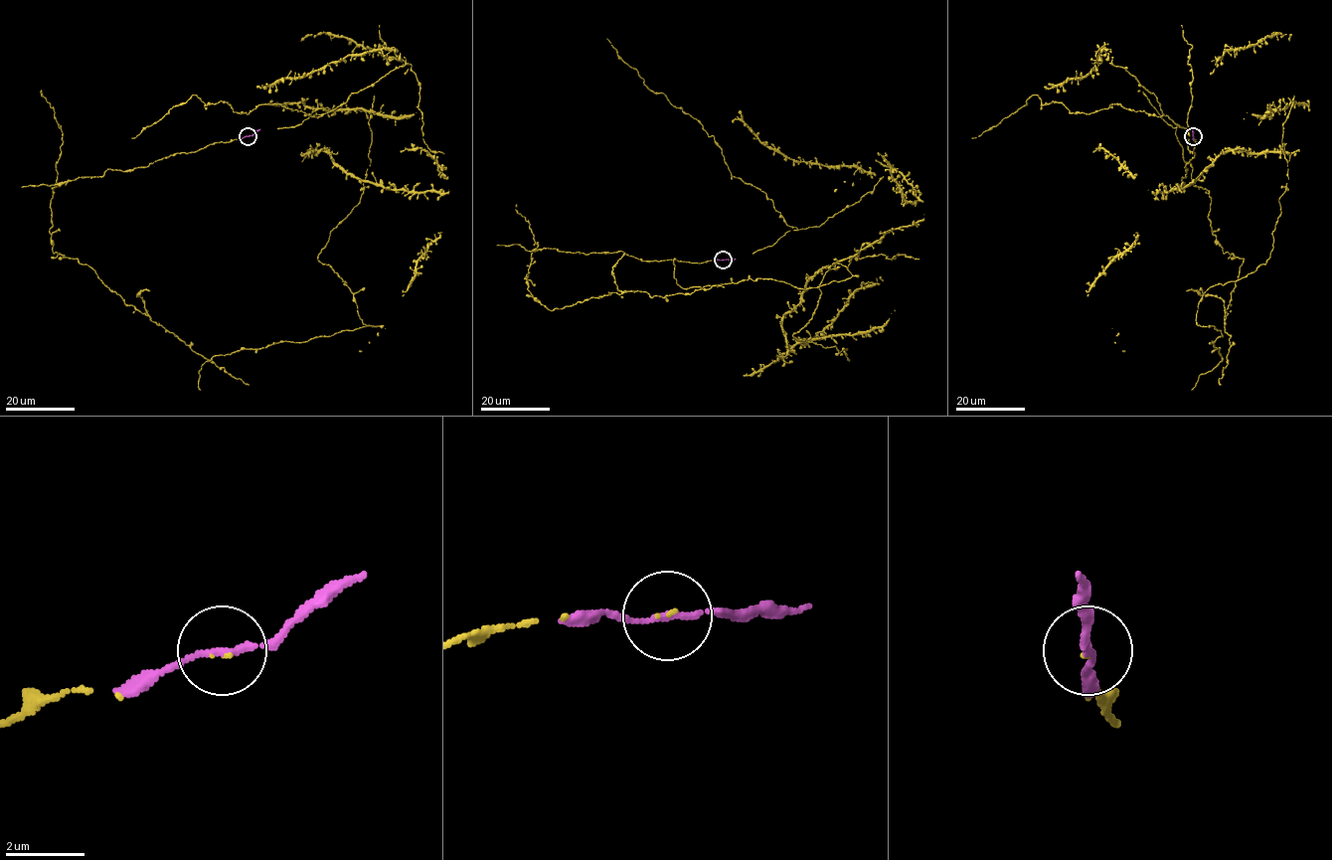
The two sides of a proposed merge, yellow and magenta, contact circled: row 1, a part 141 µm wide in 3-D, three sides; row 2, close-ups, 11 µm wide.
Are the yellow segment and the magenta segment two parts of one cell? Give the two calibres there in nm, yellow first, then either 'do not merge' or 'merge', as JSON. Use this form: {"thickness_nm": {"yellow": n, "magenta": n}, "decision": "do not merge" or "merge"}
{"thickness_nm": {"yellow": 50, "magenta": 160}, "decision": "merge"}

